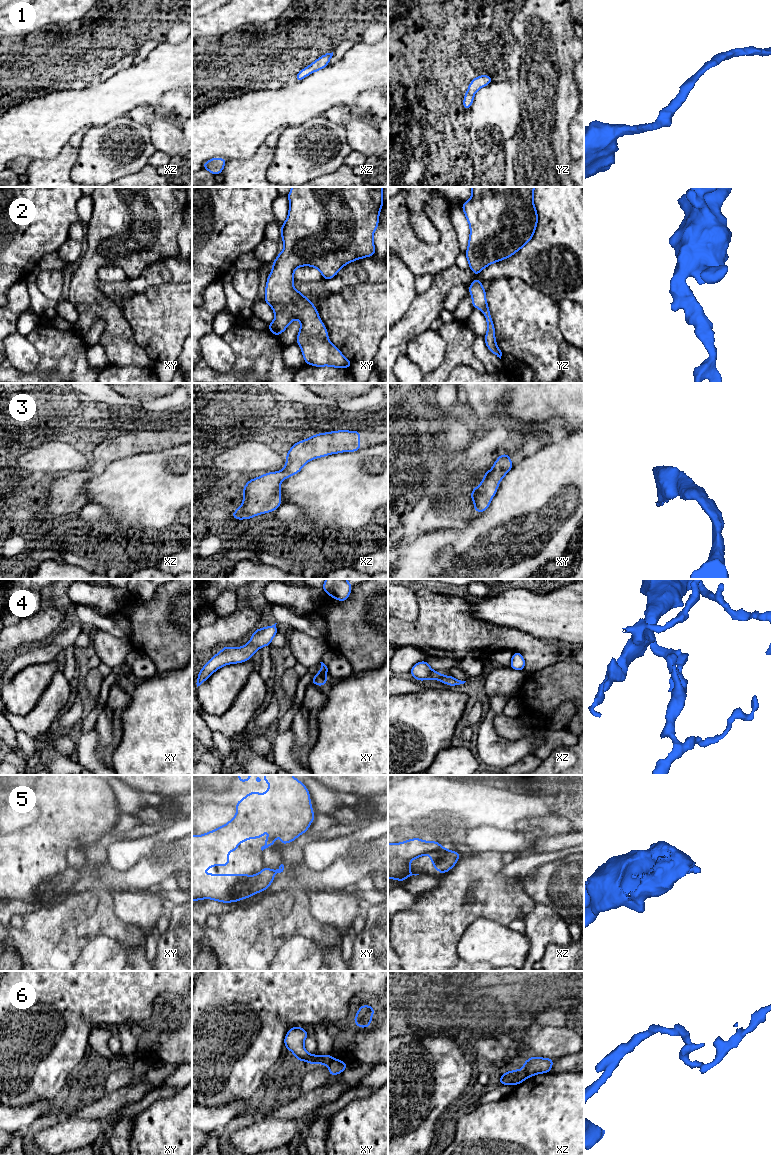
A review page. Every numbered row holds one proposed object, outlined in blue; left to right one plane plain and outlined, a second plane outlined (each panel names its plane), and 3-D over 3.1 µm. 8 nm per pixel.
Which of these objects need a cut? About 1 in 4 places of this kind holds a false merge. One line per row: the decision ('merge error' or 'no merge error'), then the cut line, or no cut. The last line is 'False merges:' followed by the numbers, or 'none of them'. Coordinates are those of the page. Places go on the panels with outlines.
1: no merge error | no cut
2: no merge error | no cut
3: no merge error | no cut
4: no merge error | no cut
5: merge error | xy (251, 876), (236, 886), (233, 892), (233, 901)
6: merge error | xy (333, 1058), (327, 1065)
False merges: 5, 6

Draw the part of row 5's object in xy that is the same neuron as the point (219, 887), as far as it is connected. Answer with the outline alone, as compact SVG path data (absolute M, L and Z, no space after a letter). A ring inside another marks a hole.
M192 874L192 902L212 899L223 903L234 902L233 892L237 885L244 883L251 875L248 874Z

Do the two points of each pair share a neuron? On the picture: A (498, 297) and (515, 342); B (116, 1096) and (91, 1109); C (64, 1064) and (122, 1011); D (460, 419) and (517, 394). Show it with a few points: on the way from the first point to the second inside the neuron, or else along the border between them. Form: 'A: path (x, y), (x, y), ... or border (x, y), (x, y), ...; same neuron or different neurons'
A: path (509, 308), (515, 314), (515, 331); same neuron
B: path (110, 1102), (104, 1107), (97, 1109); same neuron
C: path (65, 1045), (99, 1011), (103, 1011); same neuron
D: border (462, 410), (469, 417); different neurons

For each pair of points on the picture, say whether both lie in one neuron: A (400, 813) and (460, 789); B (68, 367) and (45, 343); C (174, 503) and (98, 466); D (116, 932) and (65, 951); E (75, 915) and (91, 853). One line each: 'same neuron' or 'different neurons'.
A: same neuron
B: same neuron
C: different neurons
D: same neuron
E: different neurons

